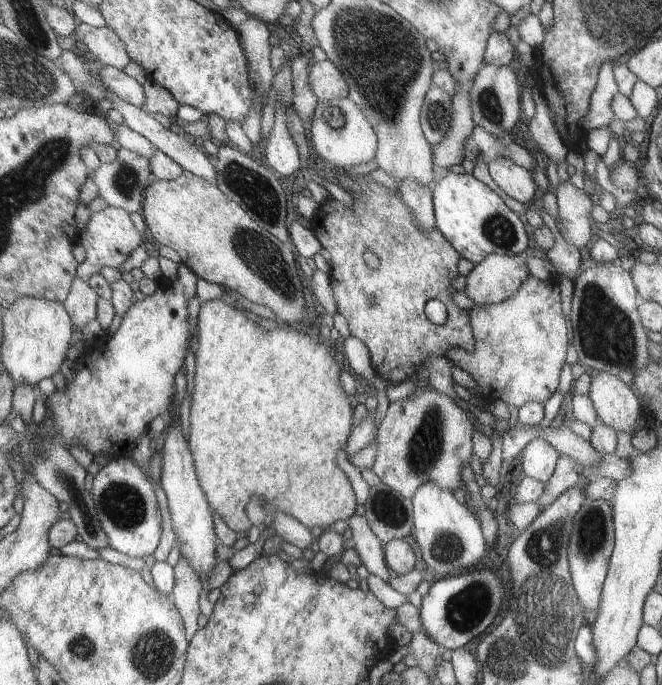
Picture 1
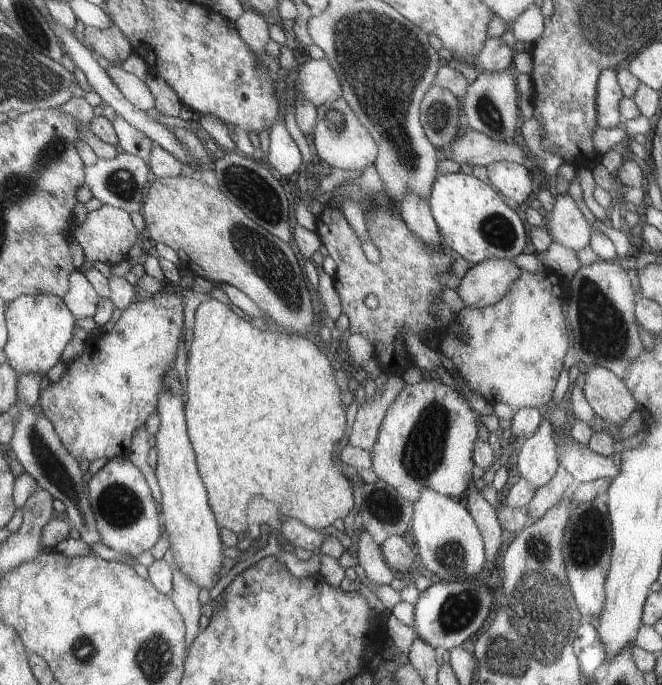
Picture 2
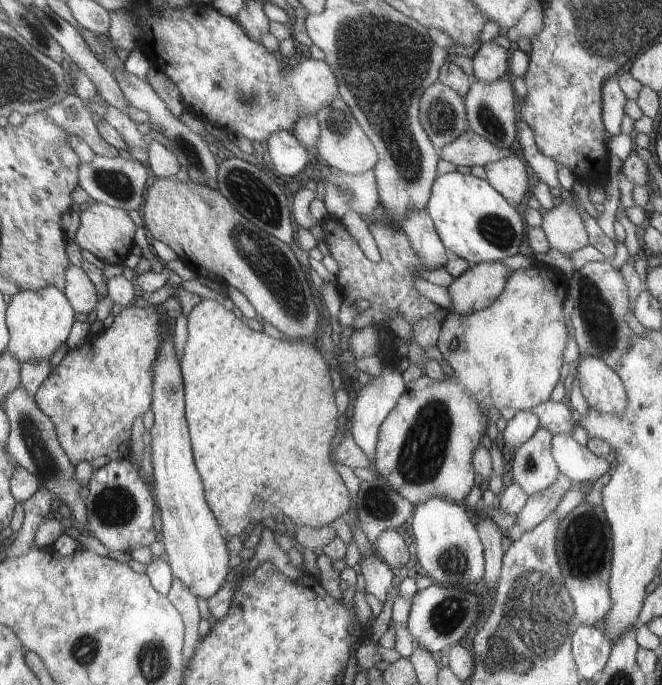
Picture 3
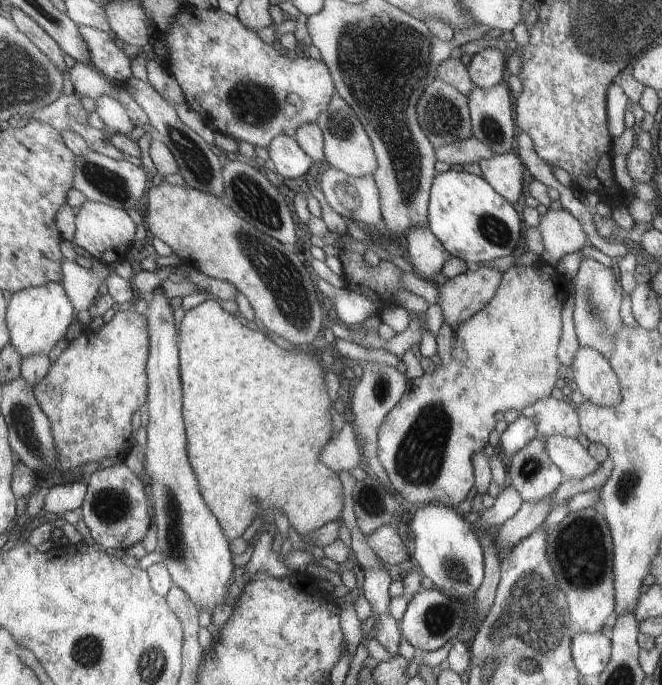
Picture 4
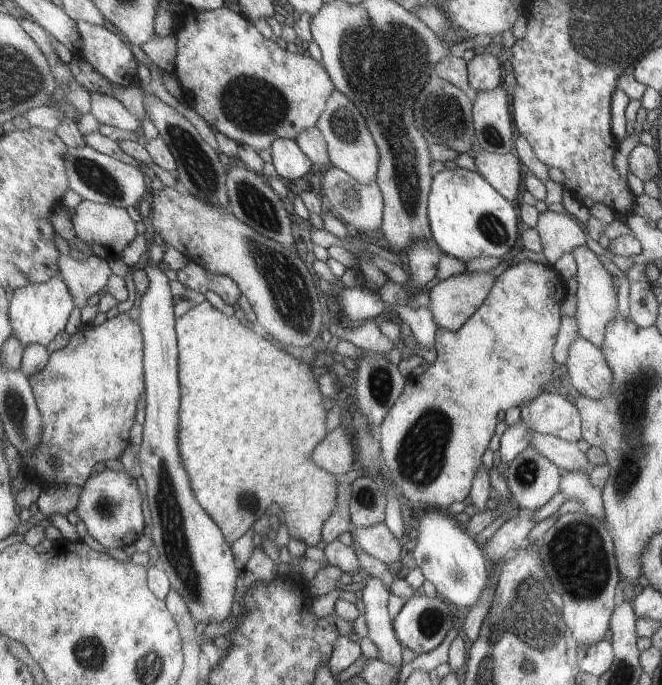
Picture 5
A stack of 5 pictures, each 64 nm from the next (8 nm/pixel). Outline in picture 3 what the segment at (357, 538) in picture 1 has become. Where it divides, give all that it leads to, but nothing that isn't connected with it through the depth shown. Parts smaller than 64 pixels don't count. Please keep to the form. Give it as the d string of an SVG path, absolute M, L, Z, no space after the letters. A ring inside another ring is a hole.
M374 552L359 562L365 578L365 592L376 596L380 602L386 602L386 594L394 582L392 569Z

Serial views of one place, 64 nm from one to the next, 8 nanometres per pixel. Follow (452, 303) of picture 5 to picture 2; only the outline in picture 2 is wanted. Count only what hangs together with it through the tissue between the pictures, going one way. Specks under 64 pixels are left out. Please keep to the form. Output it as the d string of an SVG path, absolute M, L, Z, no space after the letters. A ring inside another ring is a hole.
M490 258L471 265L455 290L466 307L482 308L504 298L522 270L512 259Z

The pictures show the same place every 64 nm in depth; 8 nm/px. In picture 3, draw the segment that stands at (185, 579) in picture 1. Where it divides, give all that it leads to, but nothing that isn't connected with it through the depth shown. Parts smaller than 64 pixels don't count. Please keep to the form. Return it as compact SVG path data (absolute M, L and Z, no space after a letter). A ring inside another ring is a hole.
M173 578L170 592L167 594L170 602L181 613L182 620L186 624L186 640L184 640L182 649L182 660L189 663L192 656L197 652L199 634L199 622L201 620L198 610L197 596L190 592L188 586L184 586L178 578Z

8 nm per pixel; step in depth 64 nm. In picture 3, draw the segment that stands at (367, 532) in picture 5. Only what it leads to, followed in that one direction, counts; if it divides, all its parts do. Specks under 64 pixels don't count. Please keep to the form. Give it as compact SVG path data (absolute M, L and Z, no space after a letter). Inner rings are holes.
M384 530L380 538L373 544L375 552L388 566L393 568L403 568L411 566L410 552L404 538L395 530Z

